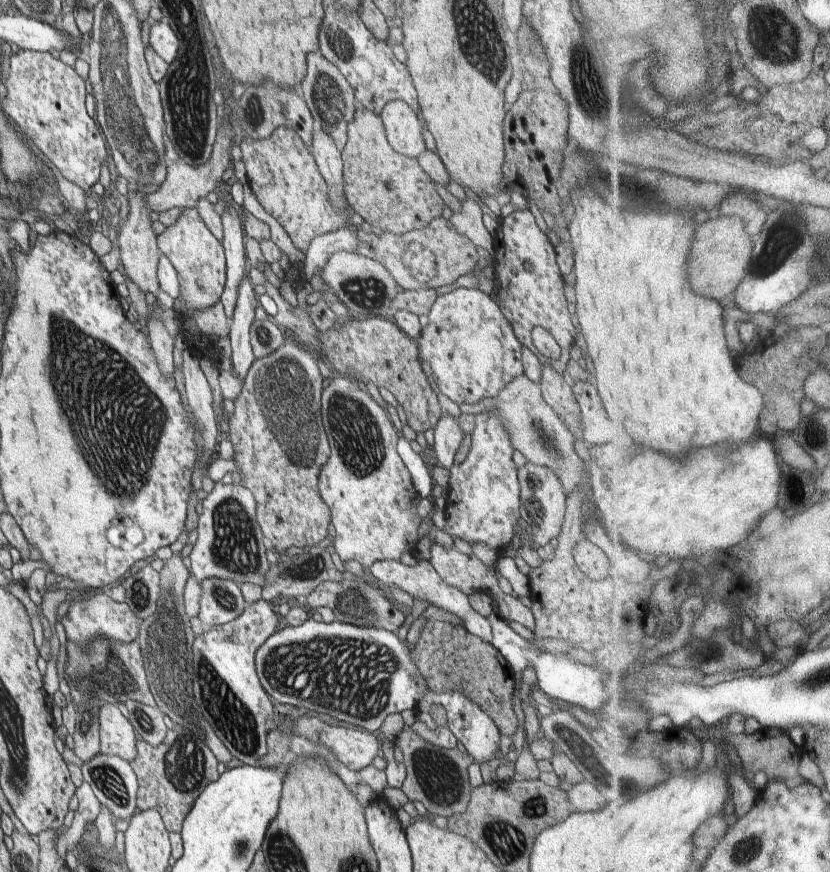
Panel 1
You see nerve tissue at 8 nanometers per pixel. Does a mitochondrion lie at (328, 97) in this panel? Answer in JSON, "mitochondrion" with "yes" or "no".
{"mitochondrion":"yes"}

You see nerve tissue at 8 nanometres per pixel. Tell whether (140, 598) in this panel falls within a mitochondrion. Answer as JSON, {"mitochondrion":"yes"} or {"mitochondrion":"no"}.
{"mitochondrion":"yes"}

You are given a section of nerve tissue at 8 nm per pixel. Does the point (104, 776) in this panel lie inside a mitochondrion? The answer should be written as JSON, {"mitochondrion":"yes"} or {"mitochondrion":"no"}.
{"mitochondrion":"yes"}

